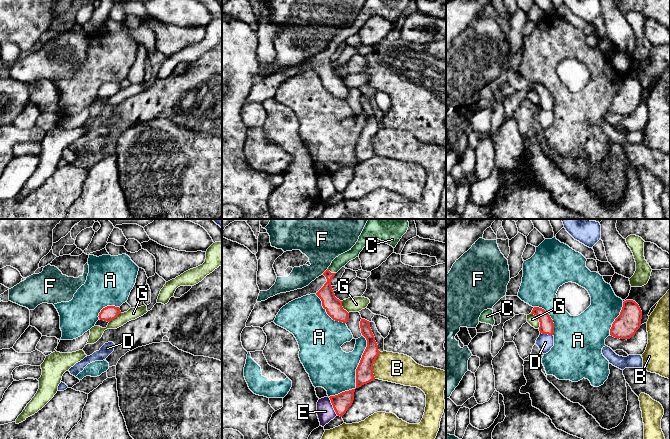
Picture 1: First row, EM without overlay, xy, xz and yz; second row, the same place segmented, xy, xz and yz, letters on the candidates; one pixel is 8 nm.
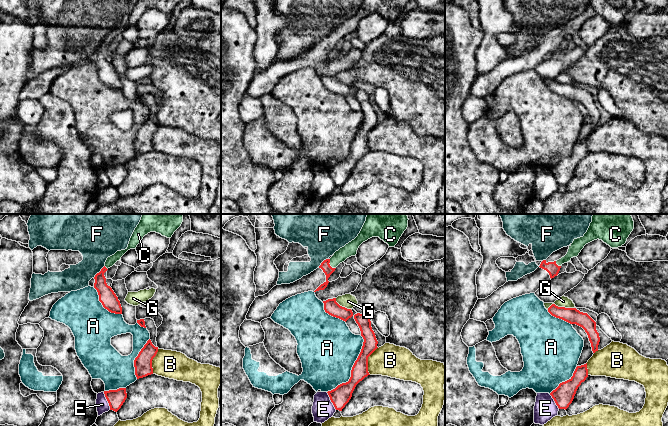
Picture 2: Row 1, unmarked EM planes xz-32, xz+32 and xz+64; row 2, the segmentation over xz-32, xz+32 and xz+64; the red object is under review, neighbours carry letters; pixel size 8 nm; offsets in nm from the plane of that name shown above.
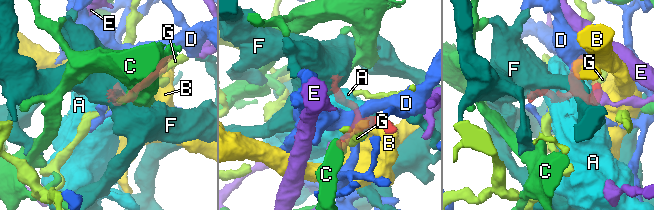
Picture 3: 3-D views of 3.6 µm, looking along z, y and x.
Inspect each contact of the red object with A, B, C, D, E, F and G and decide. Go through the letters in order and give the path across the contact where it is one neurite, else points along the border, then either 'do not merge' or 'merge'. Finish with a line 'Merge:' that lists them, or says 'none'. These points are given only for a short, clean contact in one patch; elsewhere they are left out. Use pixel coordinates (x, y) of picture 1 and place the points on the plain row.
A: do not merge
B: do not merge
C: way xz (329, 78), (328, 56), (330, 48), (340, 37); merge
D: border yz (540, 108), (552, 111); do not merge
E: border xz (328, 173), (337, 190); do not merge
F: border xz (328, 42), (322, 50); do not merge
G: do not merge
Merge: C

